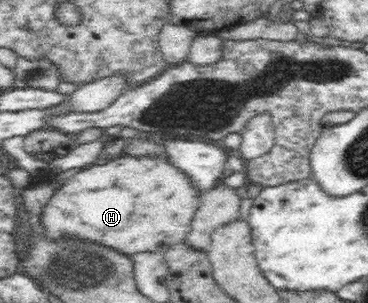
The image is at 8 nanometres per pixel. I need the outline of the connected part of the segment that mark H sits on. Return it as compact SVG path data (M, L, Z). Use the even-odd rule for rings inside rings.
M120 157L120 159L114 159L106 165L92 164L84 168L83 171L74 173L72 177L68 177L64 182L64 185L52 193L50 201L42 207L42 217L40 217L40 223L46 231L46 237L48 239L60 239L60 237L70 237L70 239L82 239L82 241L92 241L92 243L98 243L98 245L104 245L104 247L110 247L122 255L134 255L134 253L140 252L162 252L162 254L171 246L182 243L185 237L191 231L191 223L196 209L198 209L198 197L201 193L192 186L192 182L188 179L188 176L184 175L184 172L176 171L166 159L160 159L160 157Z

